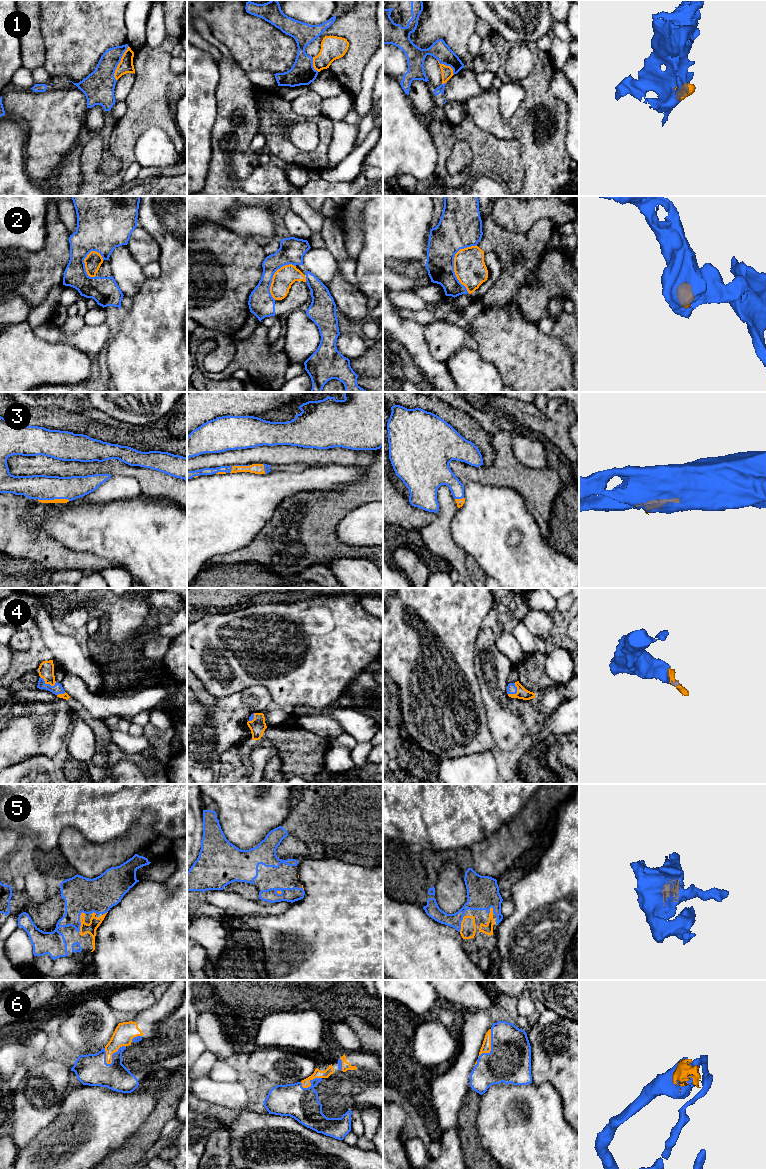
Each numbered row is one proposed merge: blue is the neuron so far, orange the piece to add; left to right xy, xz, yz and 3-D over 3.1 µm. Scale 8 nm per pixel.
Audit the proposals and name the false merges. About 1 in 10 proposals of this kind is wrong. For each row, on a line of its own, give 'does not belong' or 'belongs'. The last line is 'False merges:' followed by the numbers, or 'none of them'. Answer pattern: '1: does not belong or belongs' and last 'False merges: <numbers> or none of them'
1: belongs
2: does not belong
3: belongs
4: belongs
5: belongs
6: belongs
False merges: 2

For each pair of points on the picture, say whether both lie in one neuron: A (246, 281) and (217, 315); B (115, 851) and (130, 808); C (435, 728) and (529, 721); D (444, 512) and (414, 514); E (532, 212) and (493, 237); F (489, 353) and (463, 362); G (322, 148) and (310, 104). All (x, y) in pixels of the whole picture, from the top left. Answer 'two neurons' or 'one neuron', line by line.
A: one neuron
B: two neurons
C: two neurons
D: two neurons
E: two neurons
F: two neurons
G: two neurons

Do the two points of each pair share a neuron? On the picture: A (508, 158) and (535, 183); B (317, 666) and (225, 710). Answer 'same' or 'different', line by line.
A: different
B: different

